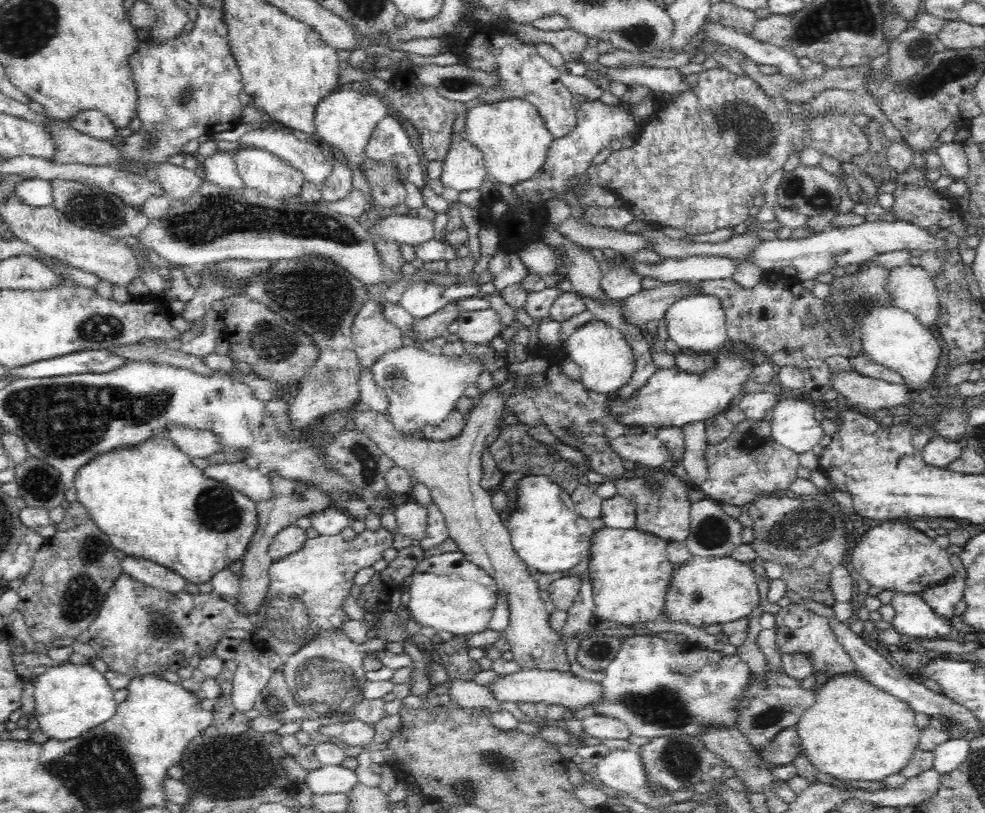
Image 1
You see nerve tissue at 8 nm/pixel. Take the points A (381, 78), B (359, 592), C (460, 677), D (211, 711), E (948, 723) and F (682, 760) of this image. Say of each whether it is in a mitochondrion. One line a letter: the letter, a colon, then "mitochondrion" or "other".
A: other
B: other
C: other
D: other
E: other
F: mitochondrion

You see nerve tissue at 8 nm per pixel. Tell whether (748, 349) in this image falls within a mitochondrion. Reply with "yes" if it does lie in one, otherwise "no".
no

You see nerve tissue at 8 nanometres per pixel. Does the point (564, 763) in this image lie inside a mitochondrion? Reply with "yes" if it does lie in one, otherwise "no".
no

